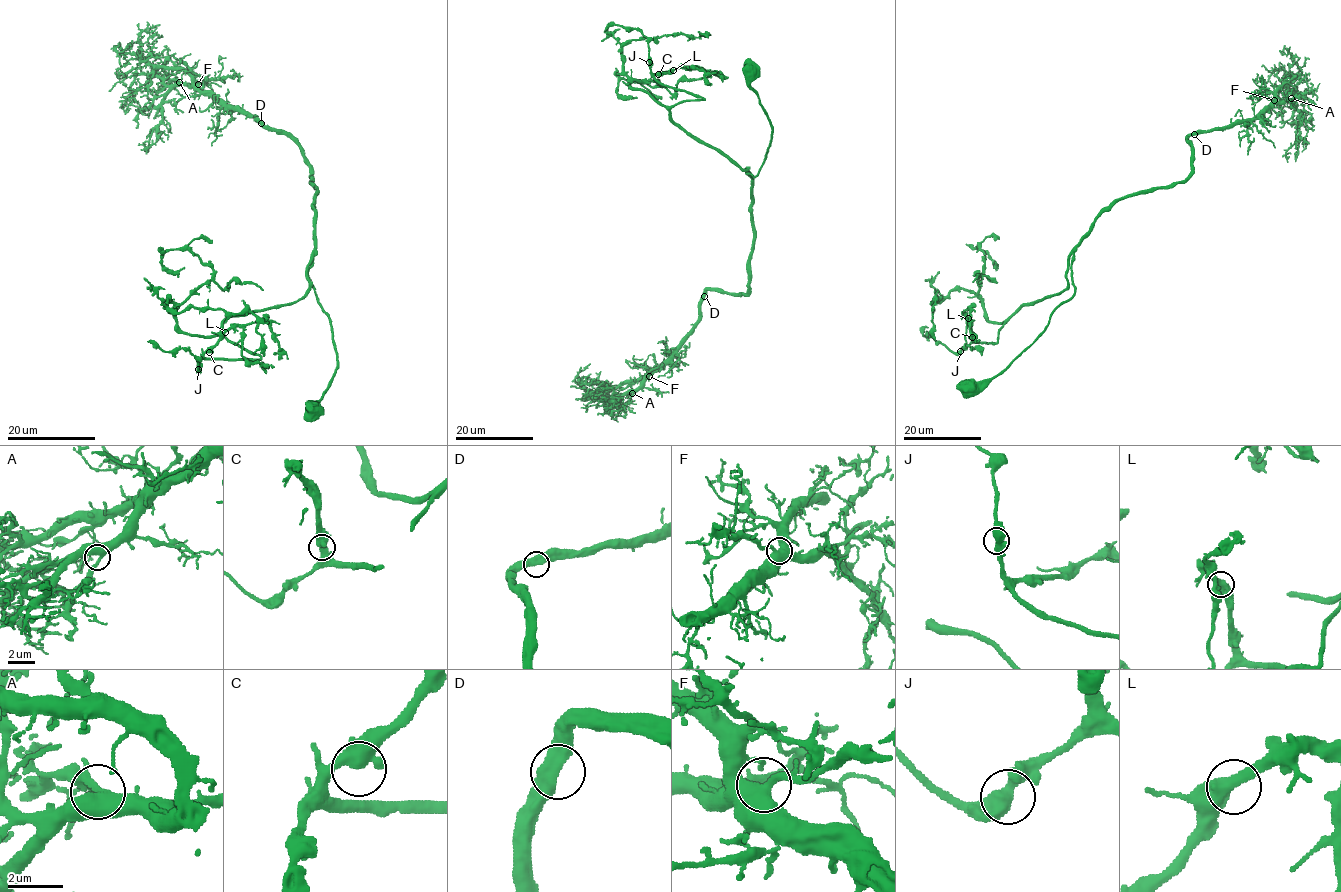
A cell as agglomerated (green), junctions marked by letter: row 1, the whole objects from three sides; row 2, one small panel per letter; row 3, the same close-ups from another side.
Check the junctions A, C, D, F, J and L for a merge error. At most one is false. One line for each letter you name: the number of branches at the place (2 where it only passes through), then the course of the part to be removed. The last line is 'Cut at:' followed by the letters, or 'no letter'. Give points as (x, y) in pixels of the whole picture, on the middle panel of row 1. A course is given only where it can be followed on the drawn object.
Cut at: no letter

